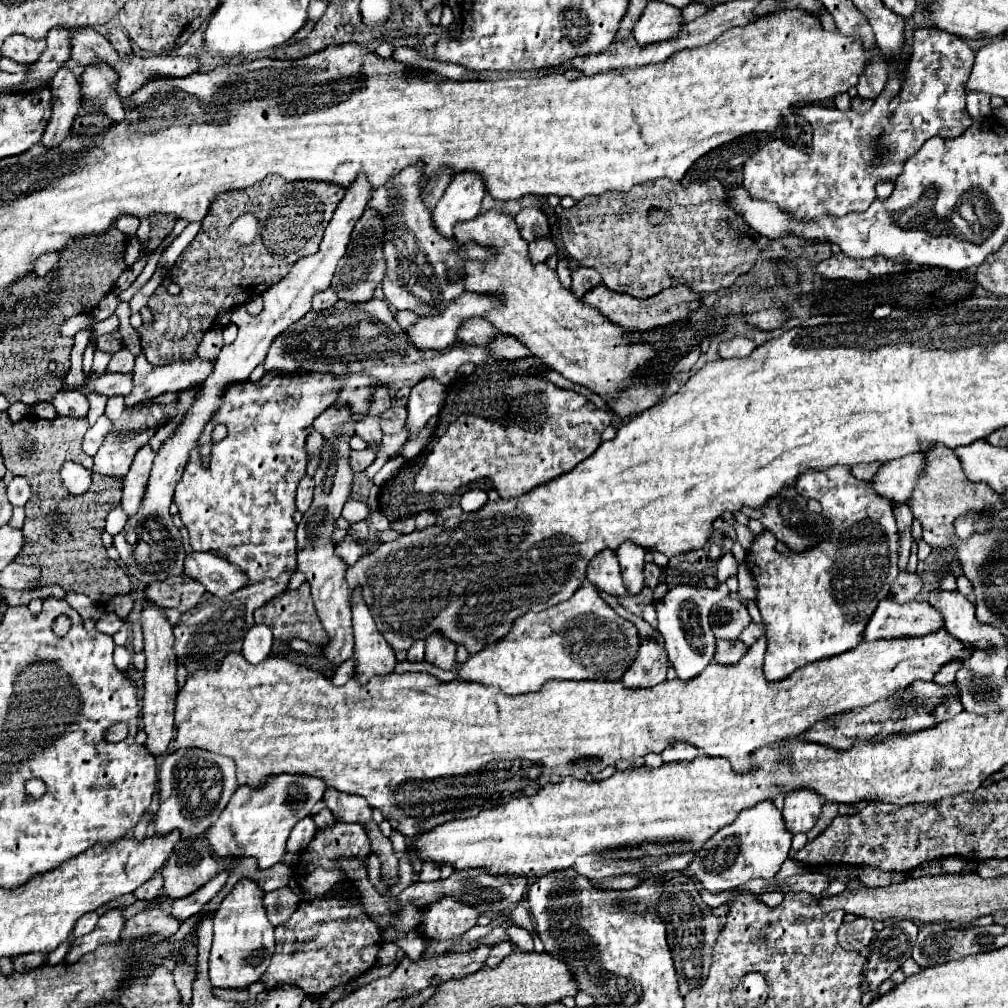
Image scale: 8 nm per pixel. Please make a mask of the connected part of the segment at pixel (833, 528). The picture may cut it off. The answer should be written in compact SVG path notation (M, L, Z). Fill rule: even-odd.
M836 465L836 467L830 467L826 471L806 471L798 477L796 481L796 491L804 497L804 499L816 499L820 501L822 505L822 513L828 517L828 525L830 525L830 541L822 541L818 543L814 549L810 551L804 551L804 553L778 553L774 549L776 545L776 537L770 533L770 531L764 531L762 535L756 537L754 541L754 547L752 547L752 553L746 557L746 561L750 563L750 569L754 573L754 579L756 579L756 585L758 585L758 599L756 599L756 605L762 613L762 619L766 623L766 637L768 637L768 649L766 649L766 657L764 657L764 675L768 681L780 681L780 679L786 679L792 671L796 671L798 667L804 667L808 663L814 663L814 661L822 661L822 659L830 659L834 655L840 655L844 651L850 651L852 647L856 647L862 637L864 637L864 627L868 625L868 619L872 617L872 613L876 611L880 599L886 599L890 595L890 583L898 577L898 545L900 545L900 535L898 535L898 527L896 527L896 521L894 521L894 511L892 511L892 501L884 499L884 497L878 497L874 491L872 491L872 485L866 483L866 481L858 481L852 473L850 473L850 467L844 467L844 465Z

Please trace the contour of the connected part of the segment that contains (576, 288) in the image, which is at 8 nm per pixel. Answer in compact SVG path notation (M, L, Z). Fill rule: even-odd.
M578 267L572 273L572 291L576 293L576 297L582 297L586 291L590 291L600 281L602 281L600 273L594 267Z

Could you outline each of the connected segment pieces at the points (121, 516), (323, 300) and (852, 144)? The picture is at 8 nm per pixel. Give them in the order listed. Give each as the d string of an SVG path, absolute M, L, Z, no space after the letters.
M117 506L110 510L105 523L105 530L112 536L118 534L125 527L127 522L127 515L122 510L121 506Z
M332 289L320 291L320 293L314 295L314 311L324 311L324 309L332 307L336 301L338 301L338 297L336 297L336 293Z
M918 29L914 33L914 45L912 45L912 59L906 67L906 77L902 81L900 91L900 103L892 117L886 119L884 125L874 127L870 135L878 141L866 141L864 135L860 135L860 115L856 111L838 111L828 107L810 105L800 109L804 113L804 119L808 119L808 125L812 129L812 147L808 151L808 143L786 143L786 139L776 139L764 145L760 151L756 151L744 165L744 187L750 191L754 199L766 199L778 203L784 211L788 211L794 219L808 221L816 219L820 215L836 215L842 217L850 211L864 211L870 207L870 203L876 199L876 183L880 179L896 179L904 167L904 163L920 151L920 147L930 137L960 137L970 125L972 117L966 111L966 91L964 91L964 79L968 79L968 71L972 71L974 63L974 51L956 35L934 31L934 29Z

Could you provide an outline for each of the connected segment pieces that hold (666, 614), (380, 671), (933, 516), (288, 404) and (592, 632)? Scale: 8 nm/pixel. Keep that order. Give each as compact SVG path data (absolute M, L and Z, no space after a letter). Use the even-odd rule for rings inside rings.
M720 583L718 589L706 589L706 587L696 589L690 585L678 585L670 589L666 597L656 605L658 631L666 641L670 665L676 669L676 675L682 681L694 679L696 675L700 675L700 671L704 671L704 667L708 667L708 663L714 661L716 637L712 635L708 615L710 615L710 607L728 595L730 595L730 589L726 587L726 583Z
M354 591L352 595L352 625L354 625L354 677L364 685L368 683L374 675L388 675L394 671L396 657L386 639L376 631L376 623L360 597L360 591Z
M928 447L928 451L924 451L924 471L920 473L920 479L916 481L916 487L906 505L912 509L914 519L922 523L922 539L932 547L942 549L950 541L950 535L954 535L952 521L956 517L962 517L970 509L990 509L998 503L998 495L986 483L972 483L970 479L966 479L962 465L952 449Z
M266 371L258 383L244 381L244 383L240 383L240 387L228 387L228 395L224 395L224 403L220 403L216 415L212 415L212 419L208 421L208 427L204 427L204 431L200 433L198 443L200 445L212 443L212 431L218 423L224 423L228 427L228 435L222 441L212 443L212 461L210 461L208 467L202 465L200 453L196 449L192 449L192 455L190 455L188 465L184 469L184 475L182 475L180 483L176 485L176 493L174 493L174 503L180 509L180 519L188 529L190 545L192 545L194 551L212 551L212 553L224 555L224 559L228 559L230 563L236 563L238 567L242 567L252 583L262 581L262 579L274 579L284 571L294 571L296 569L296 523L294 523L292 515L296 511L296 505L294 505L296 487L298 487L300 479L306 475L306 439L308 439L306 429L312 425L312 419L316 419L316 415L326 411L336 401L340 389L344 387L344 383L340 383L340 379L344 379L344 377L348 377L348 375L336 377L336 375L330 375L330 373L308 373L308 371L294 371L294 373Z
M584 581L584 585L568 601L558 603L540 613L530 611L524 617L516 619L512 631L502 641L484 647L478 655L470 655L468 661L464 665L456 665L456 669L460 677L466 681L500 687L506 695L522 695L540 691L540 687L544 687L544 683L552 679L618 681L622 679L624 671L632 665L632 659L636 659L638 647L640 647L638 629L608 605L598 595L592 583Z

